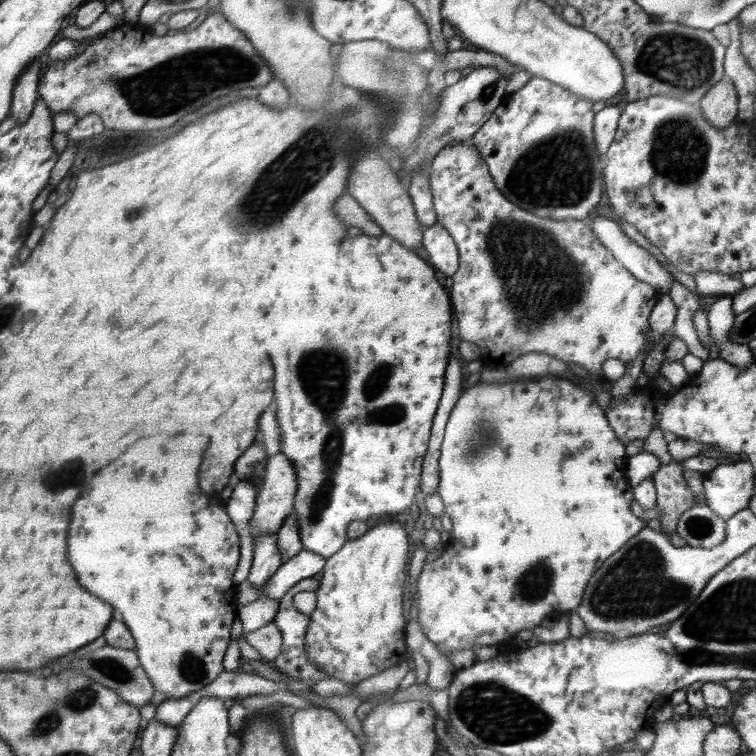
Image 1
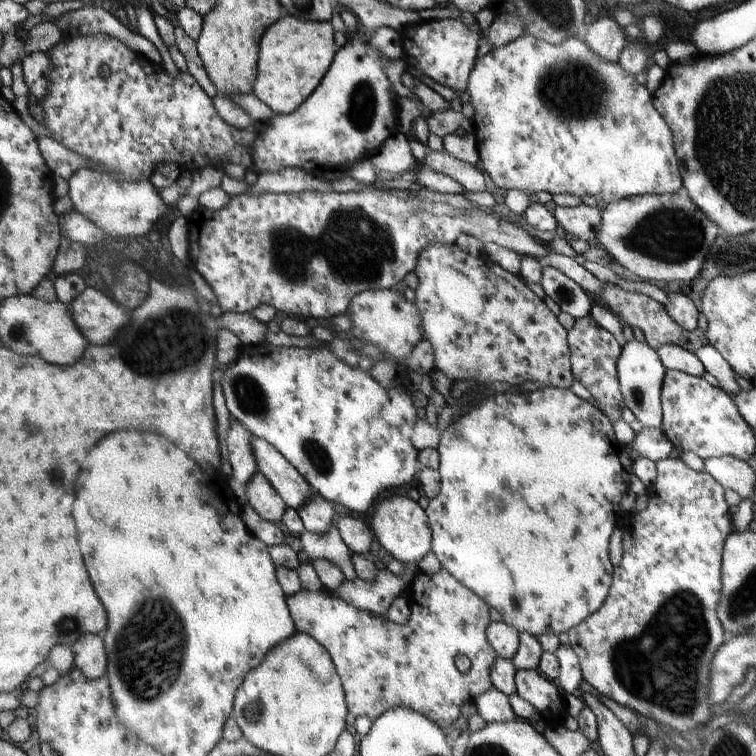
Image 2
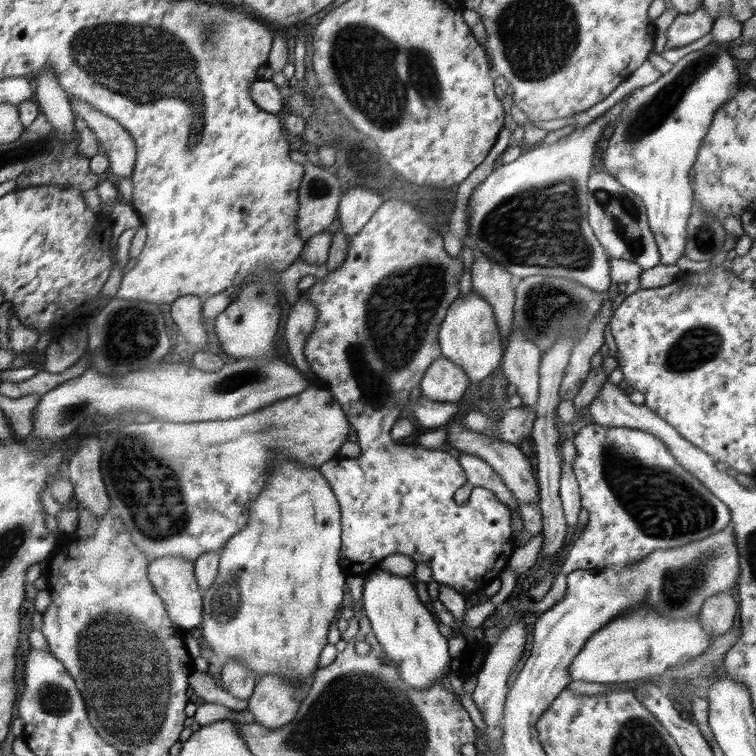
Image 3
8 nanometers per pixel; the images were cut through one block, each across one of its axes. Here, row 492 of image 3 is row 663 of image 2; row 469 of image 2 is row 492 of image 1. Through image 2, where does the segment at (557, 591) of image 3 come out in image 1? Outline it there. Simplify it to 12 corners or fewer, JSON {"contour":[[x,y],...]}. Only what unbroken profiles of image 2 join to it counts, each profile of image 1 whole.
{"contour":[[673,460],[651,476],[662,532],[676,532],[684,511],[699,504]]}

